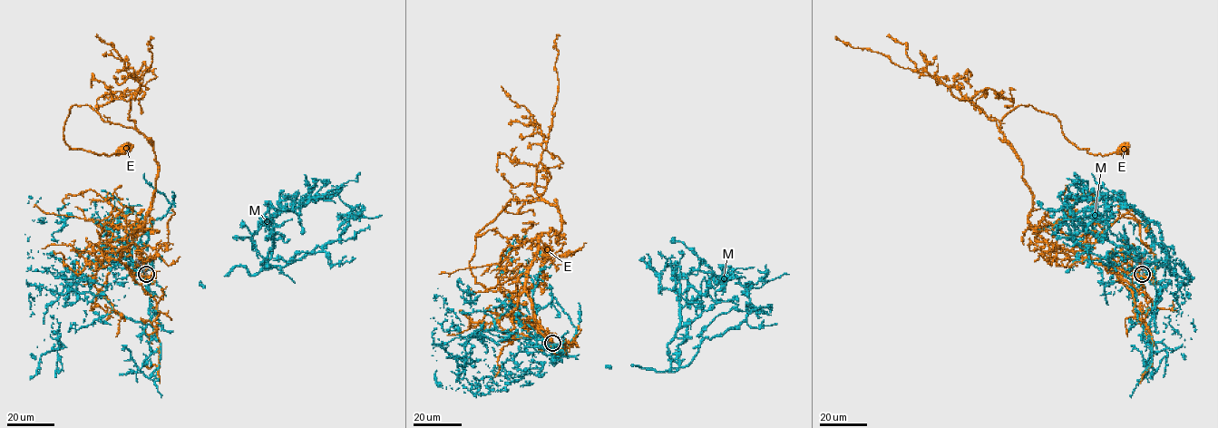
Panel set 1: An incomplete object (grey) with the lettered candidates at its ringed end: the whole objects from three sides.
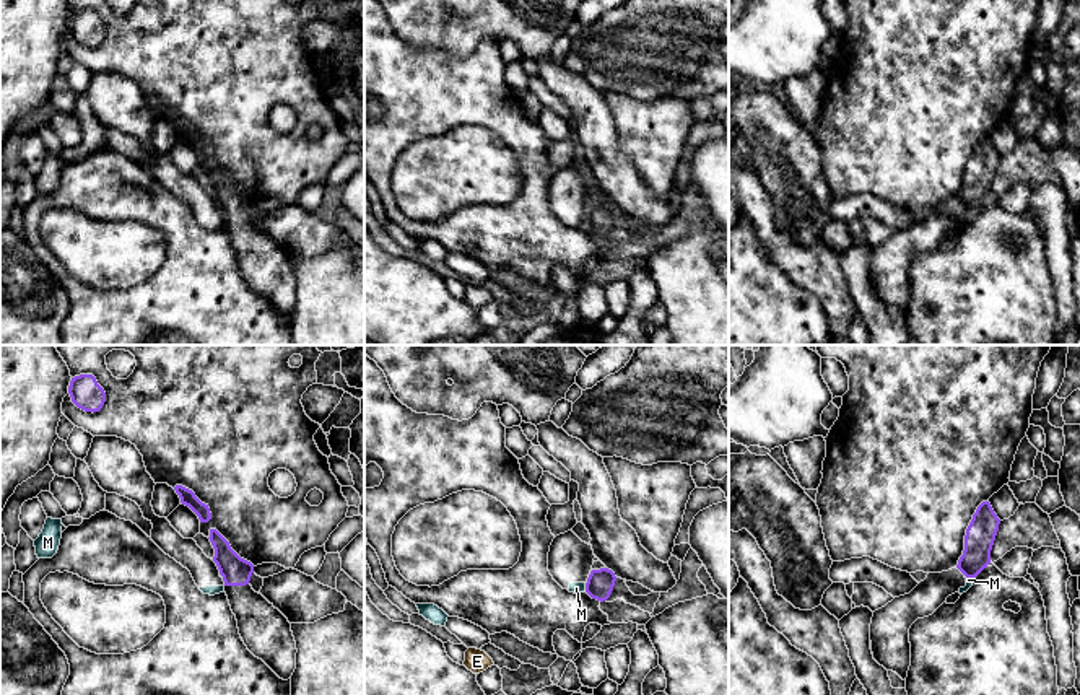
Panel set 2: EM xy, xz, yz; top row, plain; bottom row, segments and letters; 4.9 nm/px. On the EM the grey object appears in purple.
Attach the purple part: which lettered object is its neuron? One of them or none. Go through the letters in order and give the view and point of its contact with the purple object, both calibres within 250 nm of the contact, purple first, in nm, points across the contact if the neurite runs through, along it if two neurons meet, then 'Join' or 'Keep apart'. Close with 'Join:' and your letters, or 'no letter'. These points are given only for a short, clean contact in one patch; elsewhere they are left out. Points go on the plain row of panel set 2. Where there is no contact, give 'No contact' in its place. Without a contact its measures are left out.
E: No contact. Keep apart
M: Touches purple at xz (586, 222). Thickness 130 nm (purple) against 60 nm. Boundary: xz (587, 217), (584, 225). Keep apart
Join: no letter

